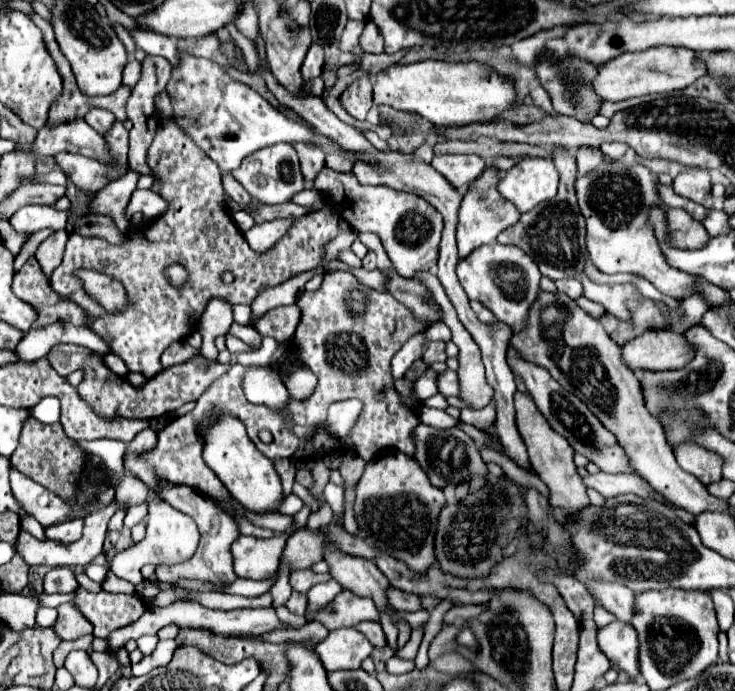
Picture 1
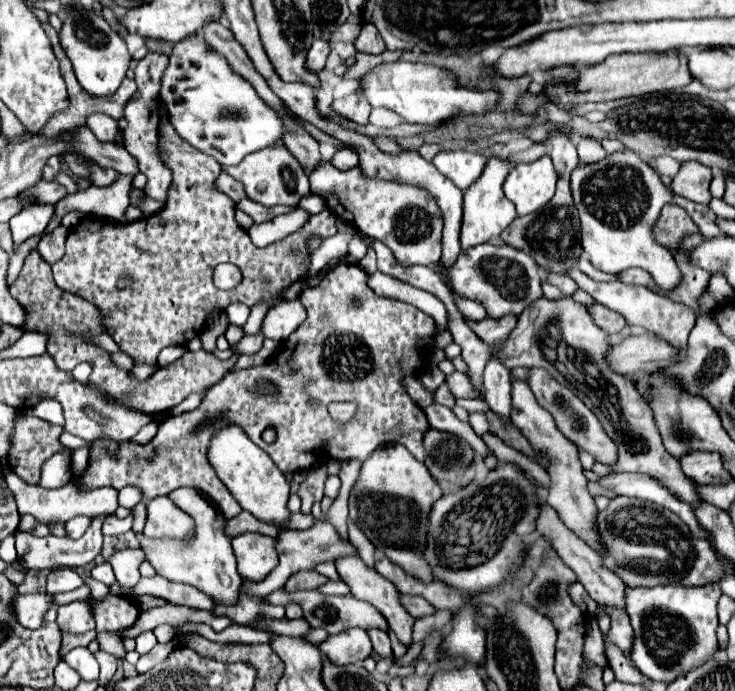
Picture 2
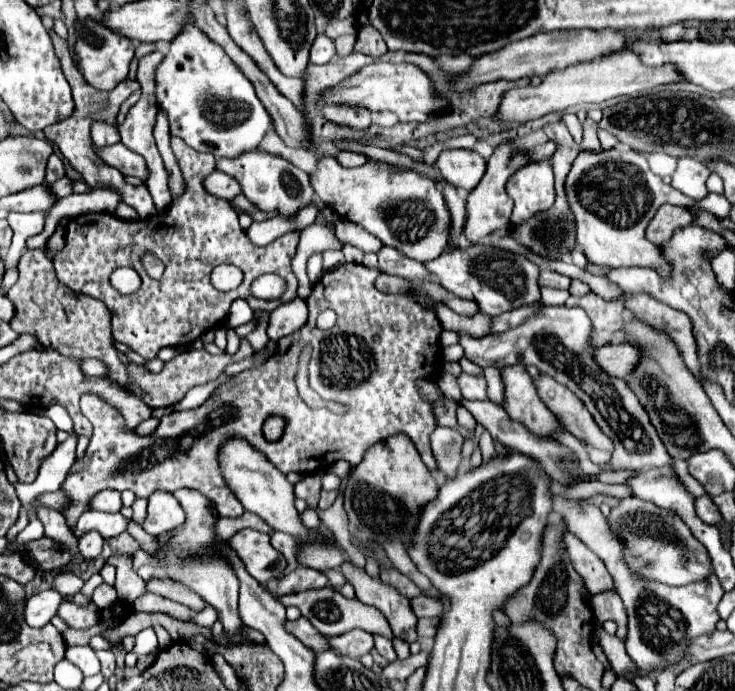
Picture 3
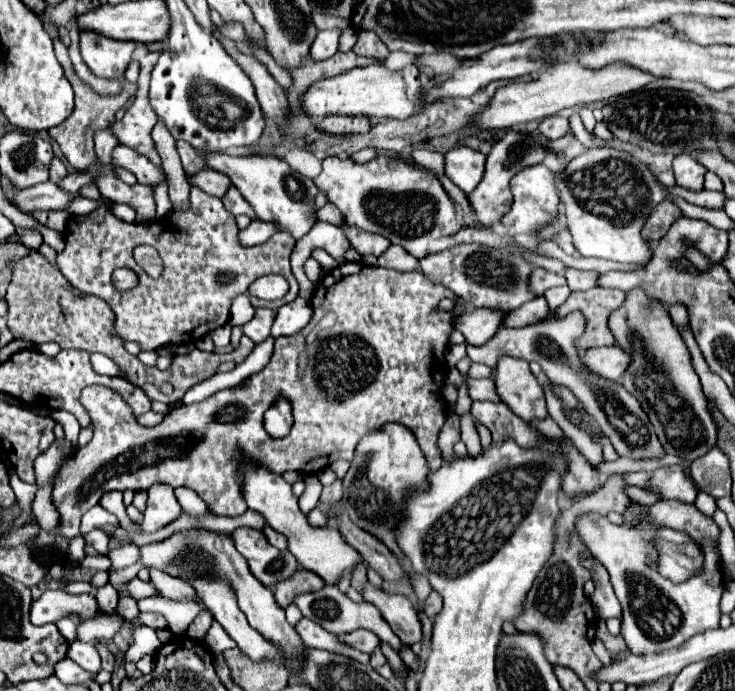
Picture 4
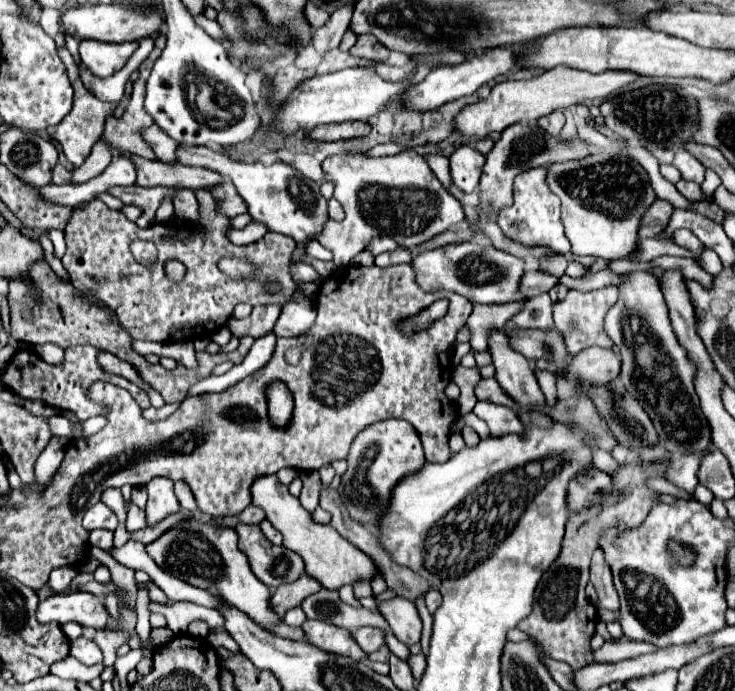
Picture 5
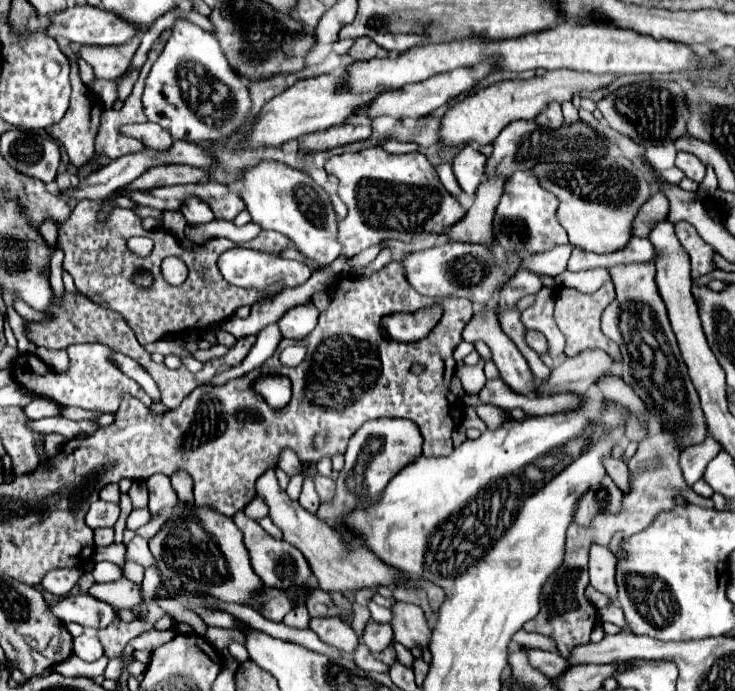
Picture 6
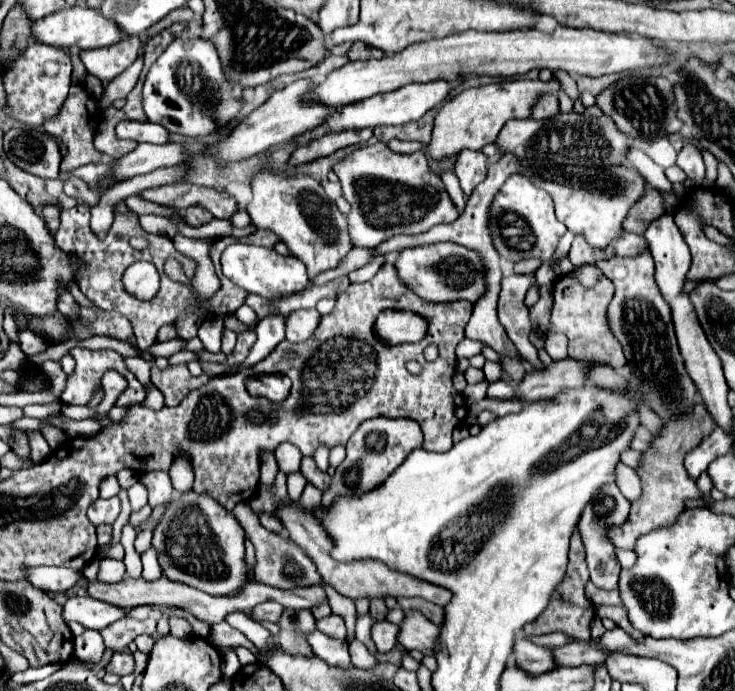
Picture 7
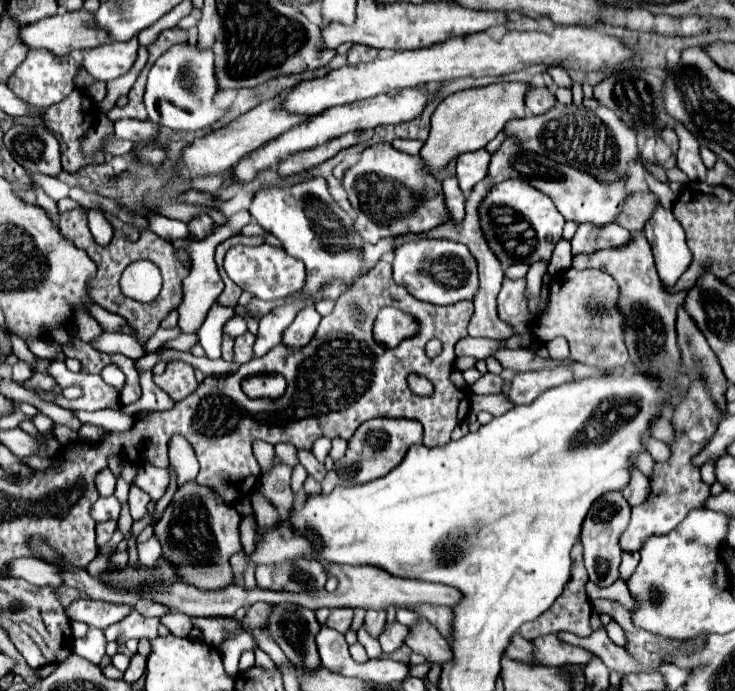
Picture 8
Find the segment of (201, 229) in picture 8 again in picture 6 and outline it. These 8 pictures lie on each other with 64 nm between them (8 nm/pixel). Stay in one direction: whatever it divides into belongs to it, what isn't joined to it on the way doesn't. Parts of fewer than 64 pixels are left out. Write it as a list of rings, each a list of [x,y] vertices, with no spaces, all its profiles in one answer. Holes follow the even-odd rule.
[[[188,198],[186,204],[180,208],[188,224],[204,224],[214,220],[214,214],[208,204],[204,204],[200,198]]]

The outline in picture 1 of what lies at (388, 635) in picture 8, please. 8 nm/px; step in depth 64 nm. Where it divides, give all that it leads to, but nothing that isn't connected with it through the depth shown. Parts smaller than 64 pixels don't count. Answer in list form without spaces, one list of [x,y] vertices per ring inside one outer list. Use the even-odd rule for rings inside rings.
[[[340,628],[328,634],[328,638],[314,648],[326,670],[344,670],[360,668],[360,662],[368,658],[374,650],[368,644],[368,638],[356,628]]]

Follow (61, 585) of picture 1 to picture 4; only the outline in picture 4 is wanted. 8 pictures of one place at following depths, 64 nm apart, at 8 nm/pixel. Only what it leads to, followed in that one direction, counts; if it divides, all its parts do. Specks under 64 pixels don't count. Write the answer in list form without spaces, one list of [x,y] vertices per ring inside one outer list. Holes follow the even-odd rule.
[[[70,582],[66,584],[66,590],[72,592],[72,594],[82,594],[82,592],[90,592],[90,594],[96,594],[96,586],[90,584],[90,582]]]

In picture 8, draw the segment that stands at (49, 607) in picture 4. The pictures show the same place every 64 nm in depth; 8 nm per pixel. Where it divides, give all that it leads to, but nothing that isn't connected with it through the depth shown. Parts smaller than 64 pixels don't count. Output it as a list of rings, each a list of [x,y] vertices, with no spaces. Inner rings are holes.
[[[80,598],[70,604],[66,610],[70,620],[86,622],[92,628],[108,628],[110,624],[120,622],[132,612],[132,606],[128,604],[110,604],[104,600],[92,600],[92,598]]]

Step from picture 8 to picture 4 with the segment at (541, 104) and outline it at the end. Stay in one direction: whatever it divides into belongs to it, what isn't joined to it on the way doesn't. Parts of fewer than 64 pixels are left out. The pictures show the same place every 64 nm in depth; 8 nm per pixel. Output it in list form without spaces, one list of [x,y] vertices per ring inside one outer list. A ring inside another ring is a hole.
[[[550,116],[550,118],[544,118],[538,126],[538,130],[548,138],[548,140],[556,140],[560,136],[566,134],[568,130],[568,118],[564,116]]]

